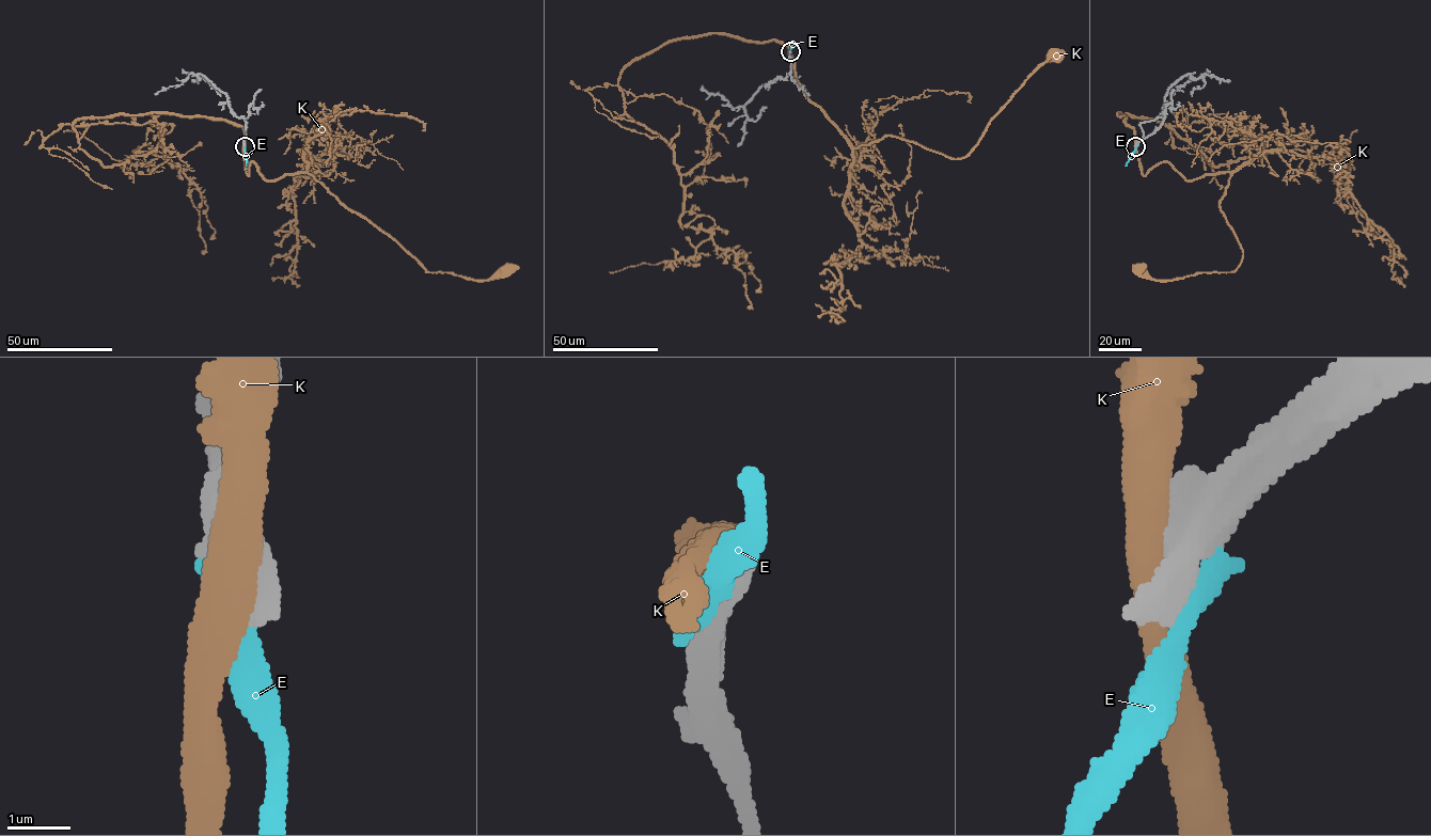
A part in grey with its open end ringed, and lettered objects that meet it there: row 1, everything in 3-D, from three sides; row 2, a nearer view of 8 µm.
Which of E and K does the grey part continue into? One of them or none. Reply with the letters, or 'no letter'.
no letter

